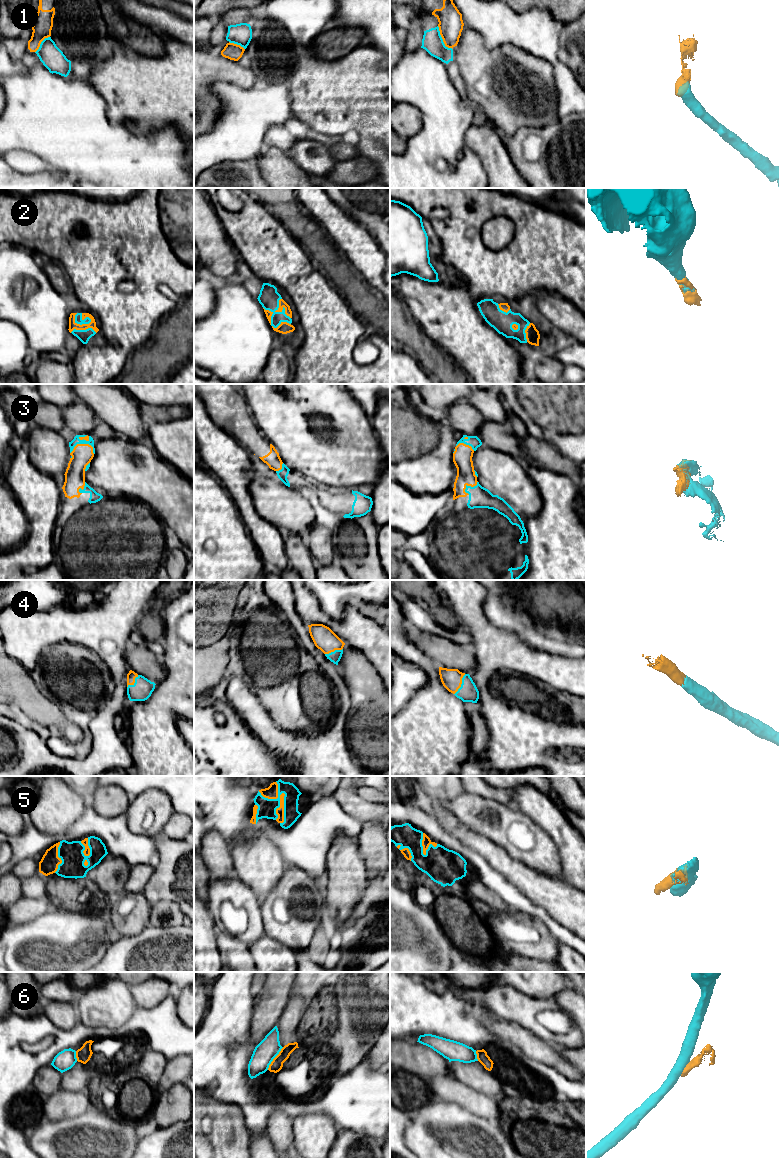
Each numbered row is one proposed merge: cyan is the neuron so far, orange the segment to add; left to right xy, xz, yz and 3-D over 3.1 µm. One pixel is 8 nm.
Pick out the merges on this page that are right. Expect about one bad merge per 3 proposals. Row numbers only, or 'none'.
2, 3, 4, 5

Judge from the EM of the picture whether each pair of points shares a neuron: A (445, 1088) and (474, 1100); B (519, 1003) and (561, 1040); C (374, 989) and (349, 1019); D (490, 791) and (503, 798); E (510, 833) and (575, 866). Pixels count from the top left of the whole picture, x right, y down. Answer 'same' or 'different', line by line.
A: same
B: same
C: same
D: same
E: different

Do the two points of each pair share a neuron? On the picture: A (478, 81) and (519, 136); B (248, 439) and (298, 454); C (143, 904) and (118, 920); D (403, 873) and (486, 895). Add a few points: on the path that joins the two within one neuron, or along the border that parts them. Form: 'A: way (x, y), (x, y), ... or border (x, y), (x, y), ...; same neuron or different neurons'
A: border (523, 126), (507, 137); different neurons
B: border (270, 443), (280, 459), (288, 467); different neurons
C: way (138, 911), (129, 920), (125, 920); same neuron
D: border (463, 894), (467, 897), (480, 899), (485, 903); different neurons

